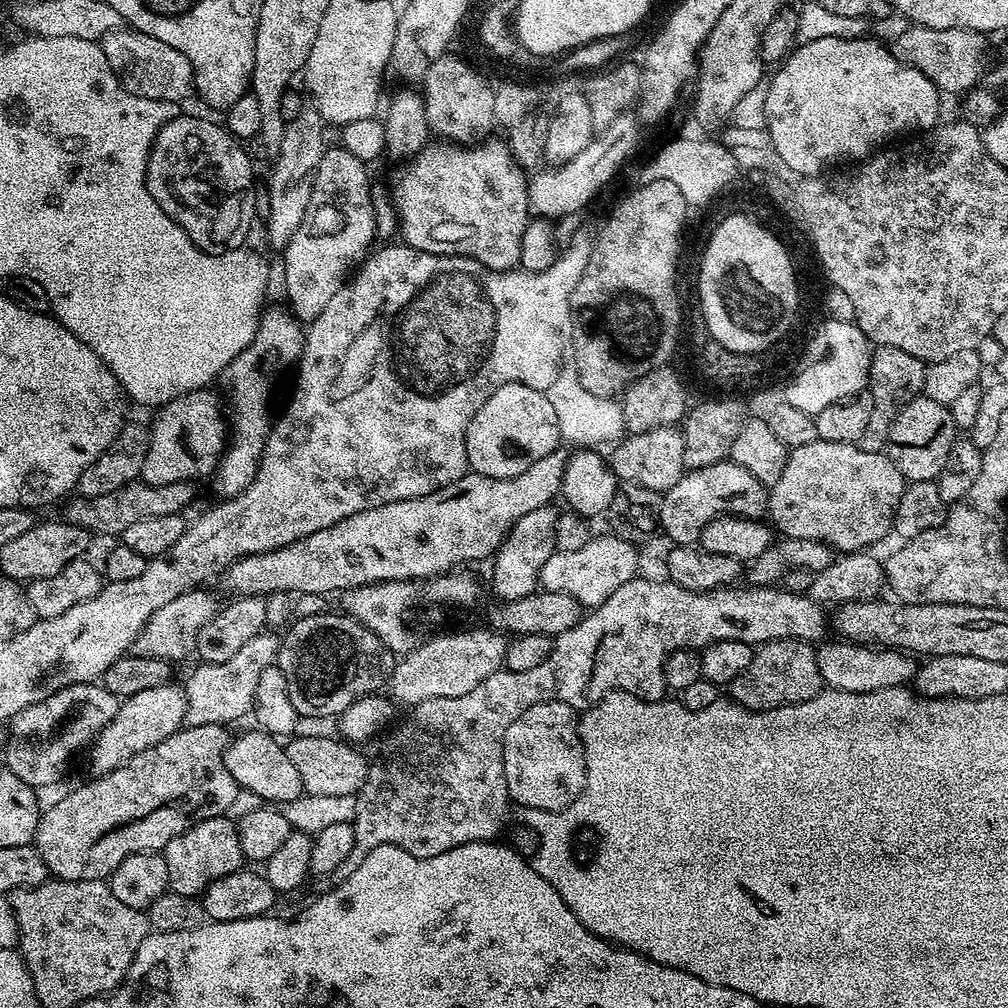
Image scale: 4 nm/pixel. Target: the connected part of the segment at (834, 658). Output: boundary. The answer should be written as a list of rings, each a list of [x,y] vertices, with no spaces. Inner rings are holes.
[[[835,641],[821,643],[817,647],[816,657],[821,679],[837,691],[866,693],[903,687],[911,683],[916,675],[917,662],[915,663],[915,659],[901,649],[857,644],[855,641]]]

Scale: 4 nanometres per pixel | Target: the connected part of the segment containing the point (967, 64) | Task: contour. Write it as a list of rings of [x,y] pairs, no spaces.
[[[910,26],[894,41],[894,48],[899,59],[926,74],[926,78],[930,78],[930,82],[934,82],[941,93],[967,94],[981,83],[986,71],[989,63],[988,40],[985,33],[971,32],[969,28]]]

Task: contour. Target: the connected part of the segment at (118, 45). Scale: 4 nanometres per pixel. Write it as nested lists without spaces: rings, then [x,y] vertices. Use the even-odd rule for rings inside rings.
[[[125,26],[107,32],[100,37],[98,43],[102,54],[106,54],[110,66],[120,80],[120,85],[127,92],[151,100],[165,100],[171,104],[181,102],[180,100],[186,99],[190,94],[193,95],[192,67],[186,54],[174,50],[174,46],[166,46],[166,42],[158,42],[156,36]]]

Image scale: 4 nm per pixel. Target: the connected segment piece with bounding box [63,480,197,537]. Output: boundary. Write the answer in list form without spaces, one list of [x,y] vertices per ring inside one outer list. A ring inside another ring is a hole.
[[[186,480],[170,482],[169,484],[133,482],[114,490],[110,494],[75,498],[76,500],[69,499],[63,505],[63,507],[65,506],[63,519],[69,524],[82,526],[89,534],[101,532],[104,536],[119,537],[126,530],[126,526],[138,522],[138,518],[183,513],[185,511],[183,508],[195,498],[196,487],[195,483]]]

